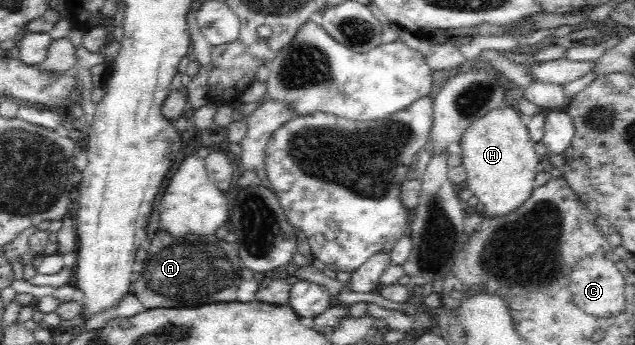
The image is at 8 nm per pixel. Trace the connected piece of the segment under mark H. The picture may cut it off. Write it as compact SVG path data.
M507 103L503 108L489 111L487 115L474 120L473 125L461 136L460 147L467 189L483 203L485 217L500 218L521 207L531 194L533 182L539 173L540 160L535 152L534 141L529 137L524 118L513 103Z

